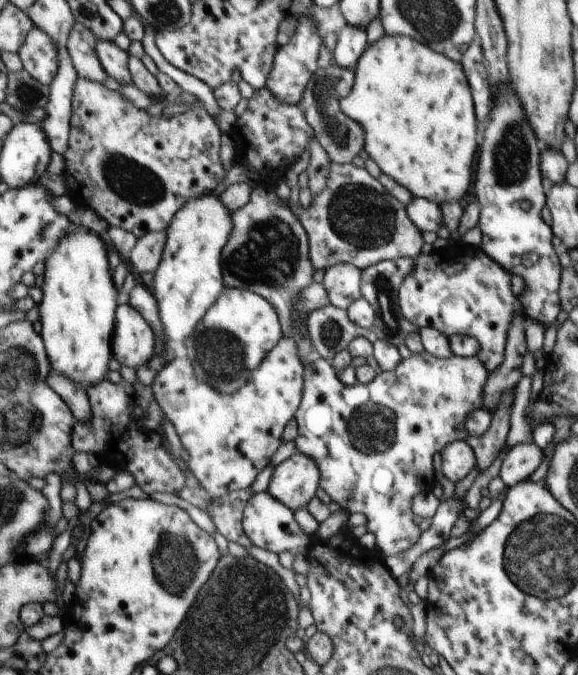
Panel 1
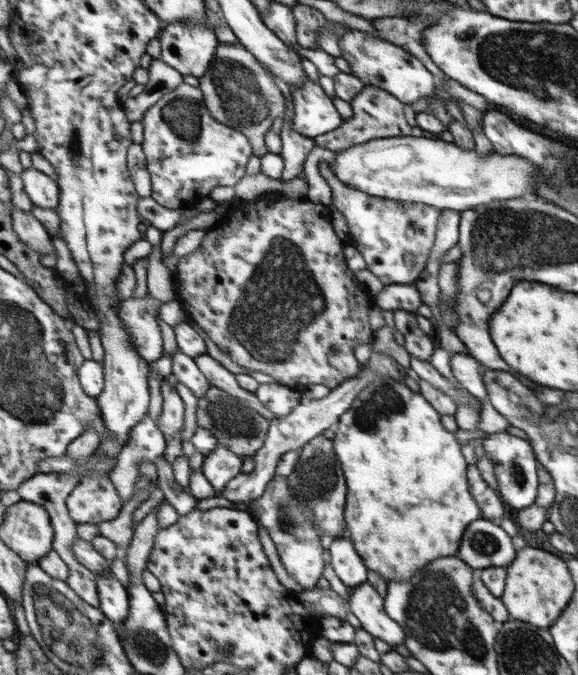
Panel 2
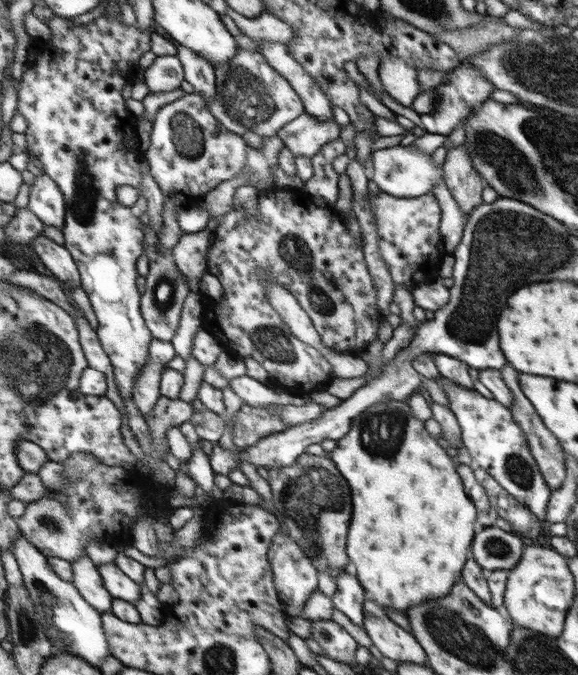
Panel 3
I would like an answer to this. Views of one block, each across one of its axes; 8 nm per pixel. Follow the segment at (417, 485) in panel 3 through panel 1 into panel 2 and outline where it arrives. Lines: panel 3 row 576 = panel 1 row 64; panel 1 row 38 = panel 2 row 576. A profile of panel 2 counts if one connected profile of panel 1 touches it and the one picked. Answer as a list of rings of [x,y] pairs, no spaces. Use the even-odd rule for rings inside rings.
[[[377,378],[373,380],[352,403],[352,406],[340,416],[339,421],[335,426],[335,436],[333,439],[334,449],[339,455],[343,475],[348,478],[348,495],[347,495],[347,530],[349,541],[354,545],[356,553],[362,557],[364,565],[368,570],[378,572],[382,580],[408,580],[416,574],[416,570],[424,568],[426,564],[430,564],[436,558],[444,558],[444,556],[454,556],[458,552],[462,534],[466,528],[471,528],[471,523],[478,521],[478,518],[483,516],[483,508],[476,504],[468,480],[466,480],[466,460],[460,452],[460,444],[456,442],[456,436],[452,432],[446,432],[444,426],[440,424],[440,416],[438,411],[433,407],[425,397],[418,391],[413,391],[411,387],[402,382],[396,382],[390,378]]]

